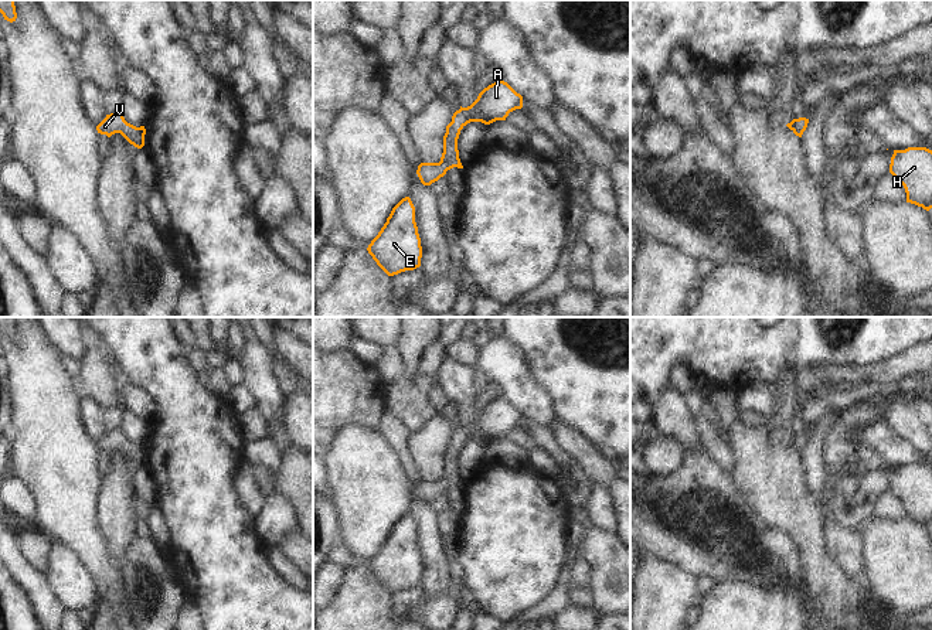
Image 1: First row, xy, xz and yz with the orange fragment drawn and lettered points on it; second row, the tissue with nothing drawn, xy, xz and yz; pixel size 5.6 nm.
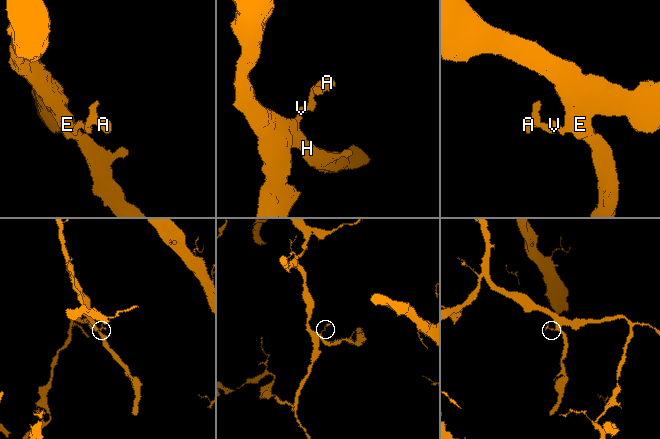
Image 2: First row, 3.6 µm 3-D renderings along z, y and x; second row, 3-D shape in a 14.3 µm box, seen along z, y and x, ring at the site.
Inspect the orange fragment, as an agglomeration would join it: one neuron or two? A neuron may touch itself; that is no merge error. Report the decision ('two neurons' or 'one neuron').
one neuron

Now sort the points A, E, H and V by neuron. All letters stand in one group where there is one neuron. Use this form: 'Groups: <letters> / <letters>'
Groups: A E H V

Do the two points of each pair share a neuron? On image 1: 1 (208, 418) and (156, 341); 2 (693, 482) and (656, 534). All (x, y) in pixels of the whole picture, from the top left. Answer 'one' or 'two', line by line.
1: one
2: one

